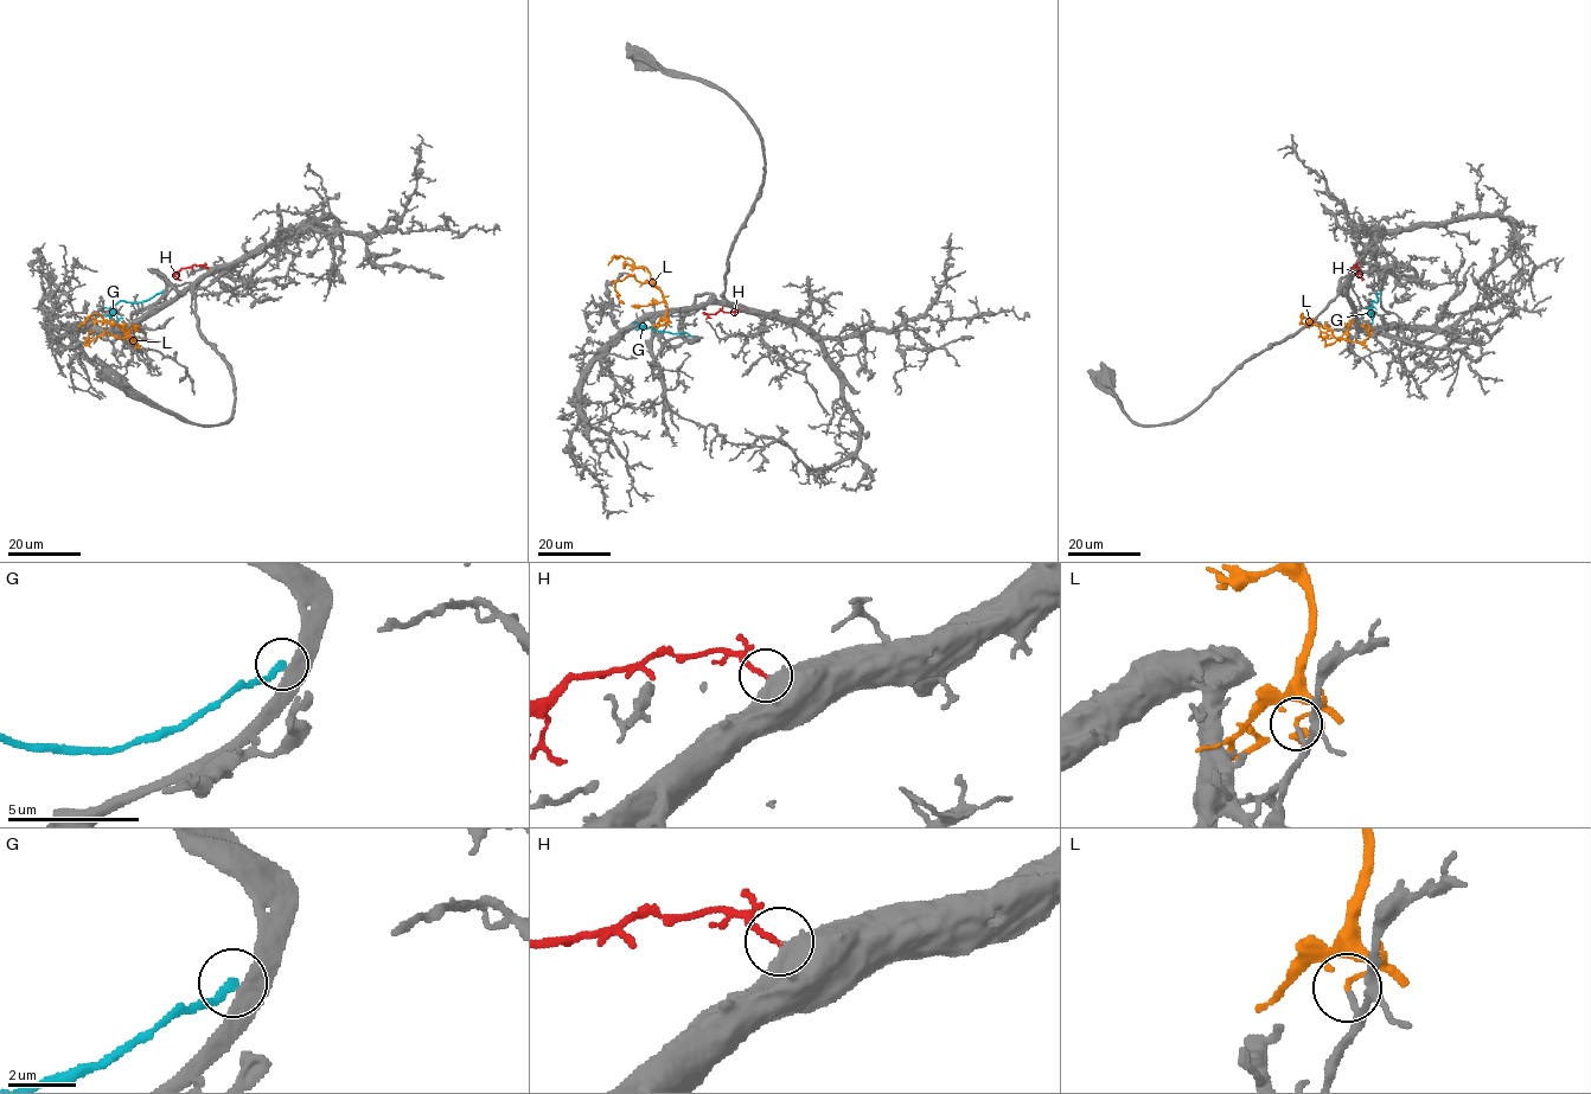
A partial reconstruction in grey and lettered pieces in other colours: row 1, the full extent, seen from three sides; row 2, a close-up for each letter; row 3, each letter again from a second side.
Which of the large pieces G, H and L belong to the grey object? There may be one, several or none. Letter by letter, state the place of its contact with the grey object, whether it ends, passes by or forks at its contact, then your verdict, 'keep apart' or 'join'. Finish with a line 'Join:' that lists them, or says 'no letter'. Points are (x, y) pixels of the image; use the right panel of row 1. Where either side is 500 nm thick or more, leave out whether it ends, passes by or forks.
G: contact (1381, 290); it ends; keep apart
H: contact (1354, 268); join
L: contact (1367, 349); it ends; keep apart
Join: H

